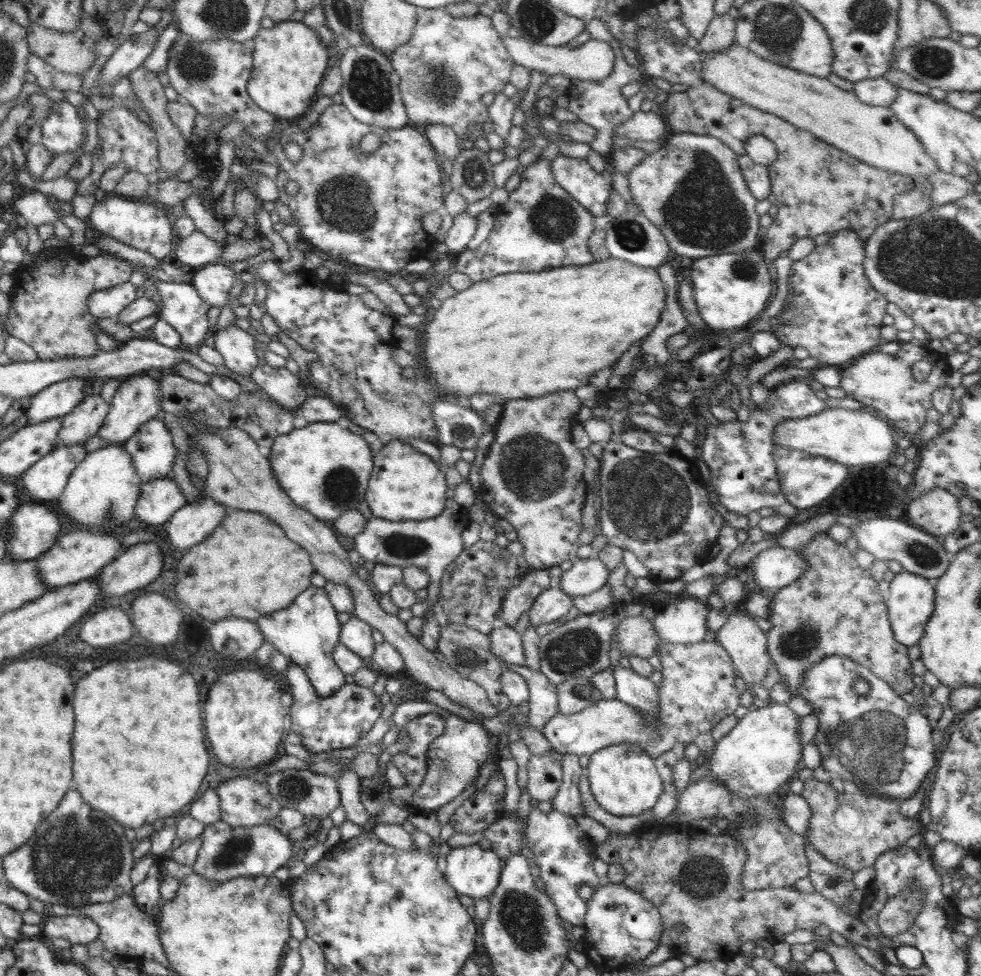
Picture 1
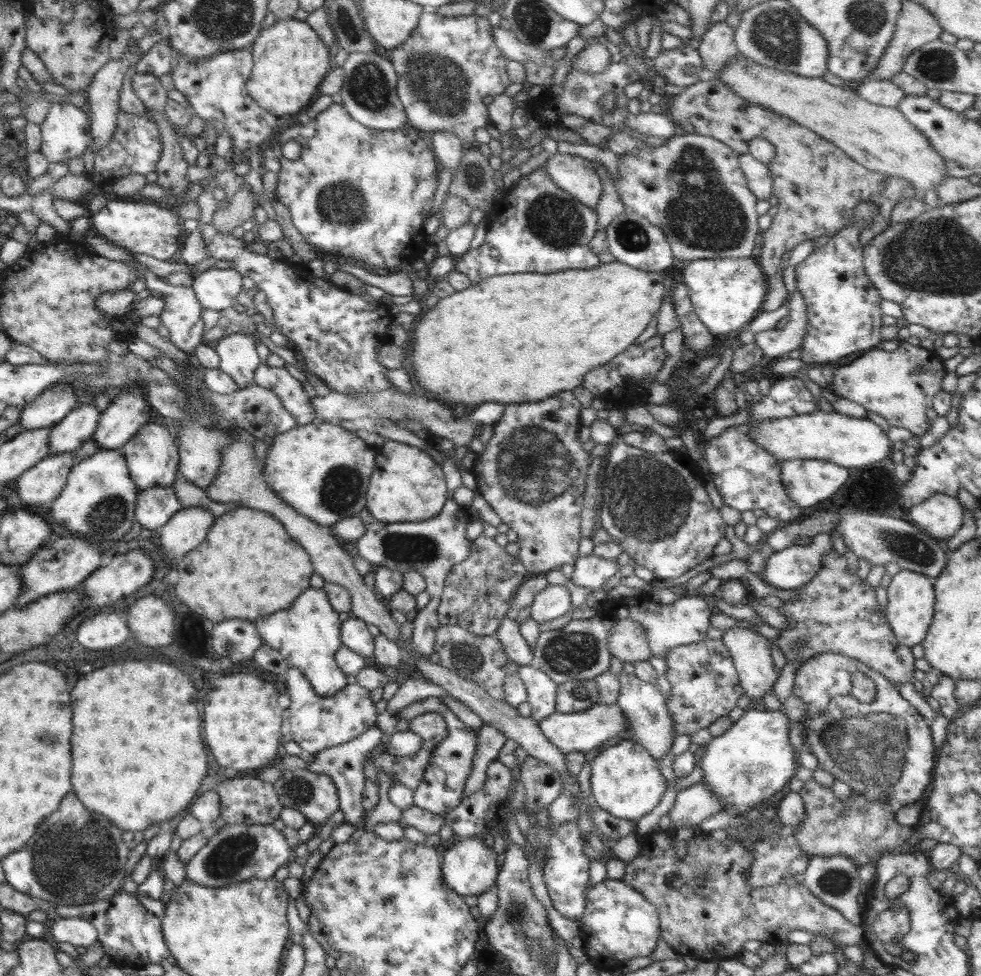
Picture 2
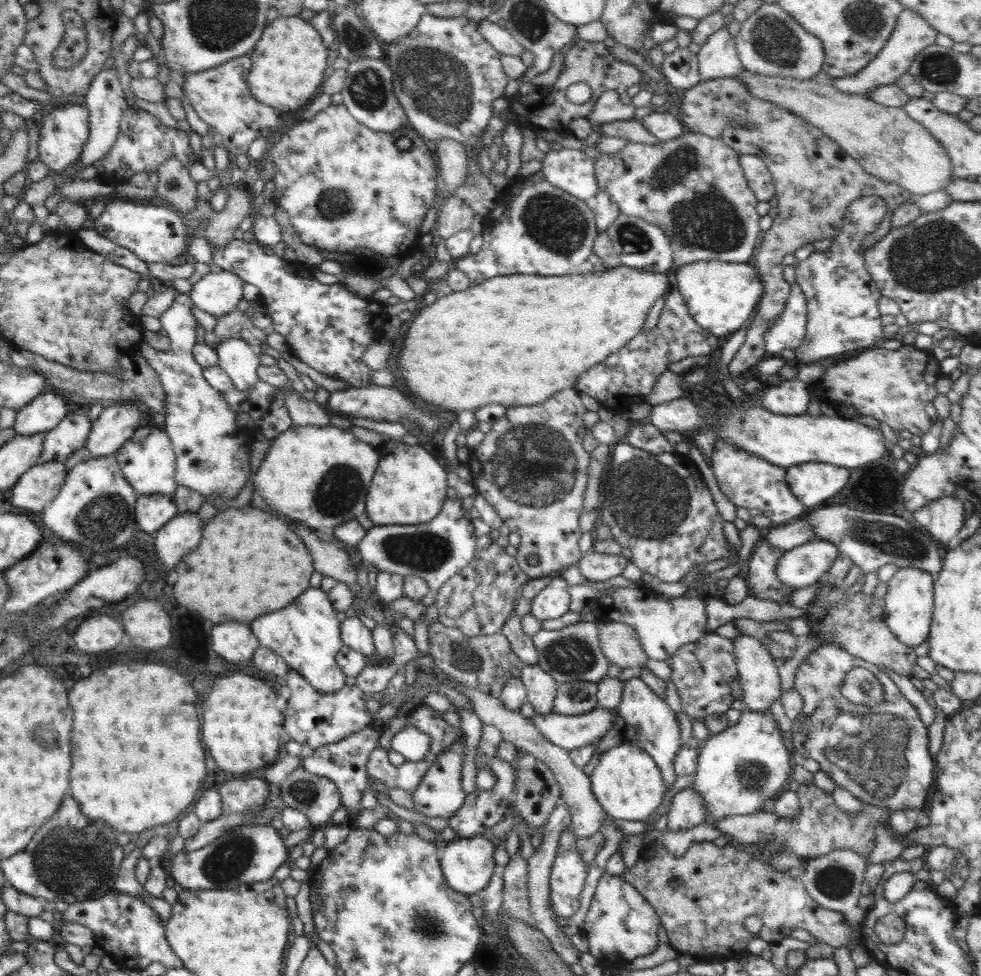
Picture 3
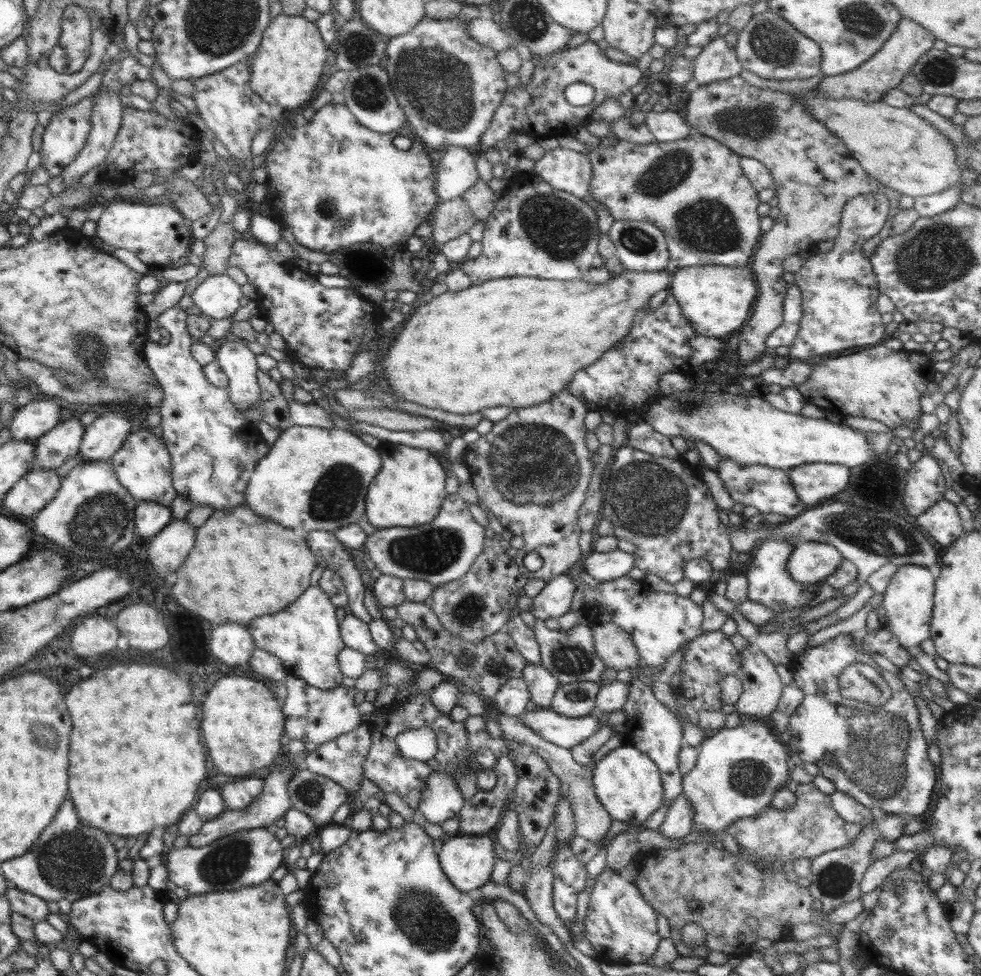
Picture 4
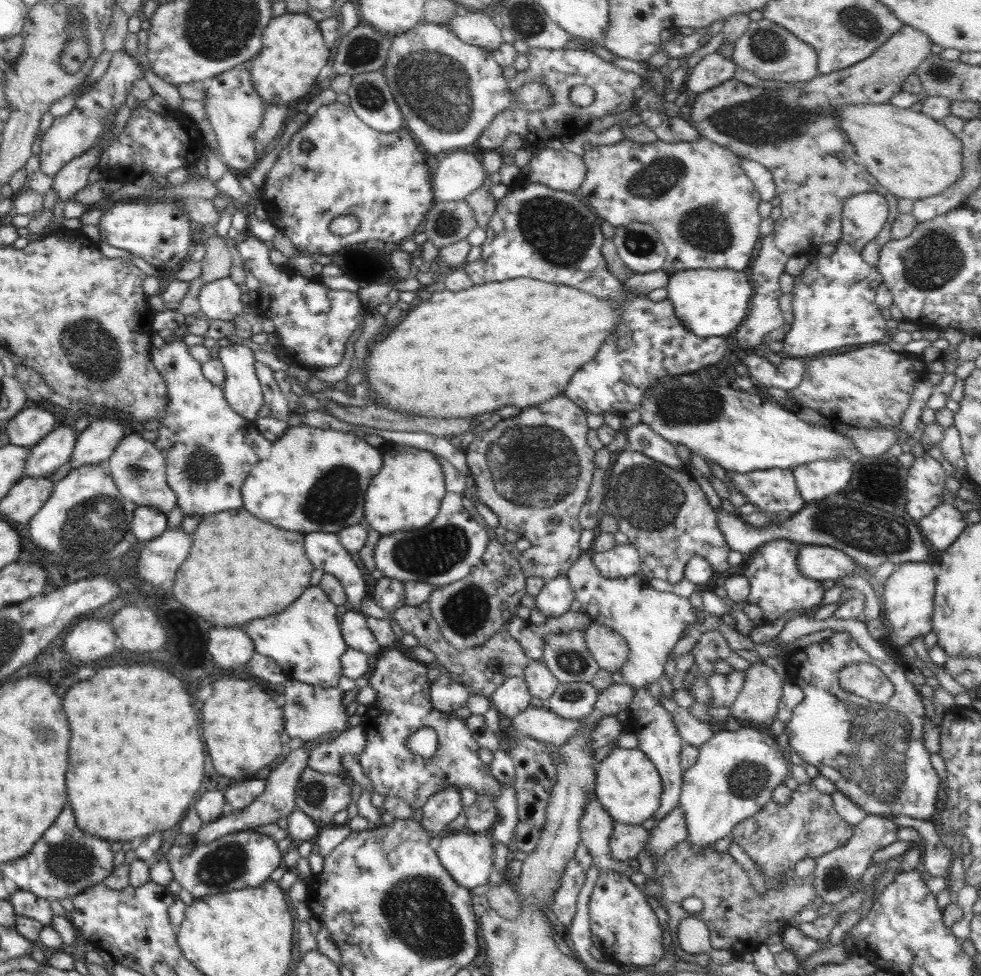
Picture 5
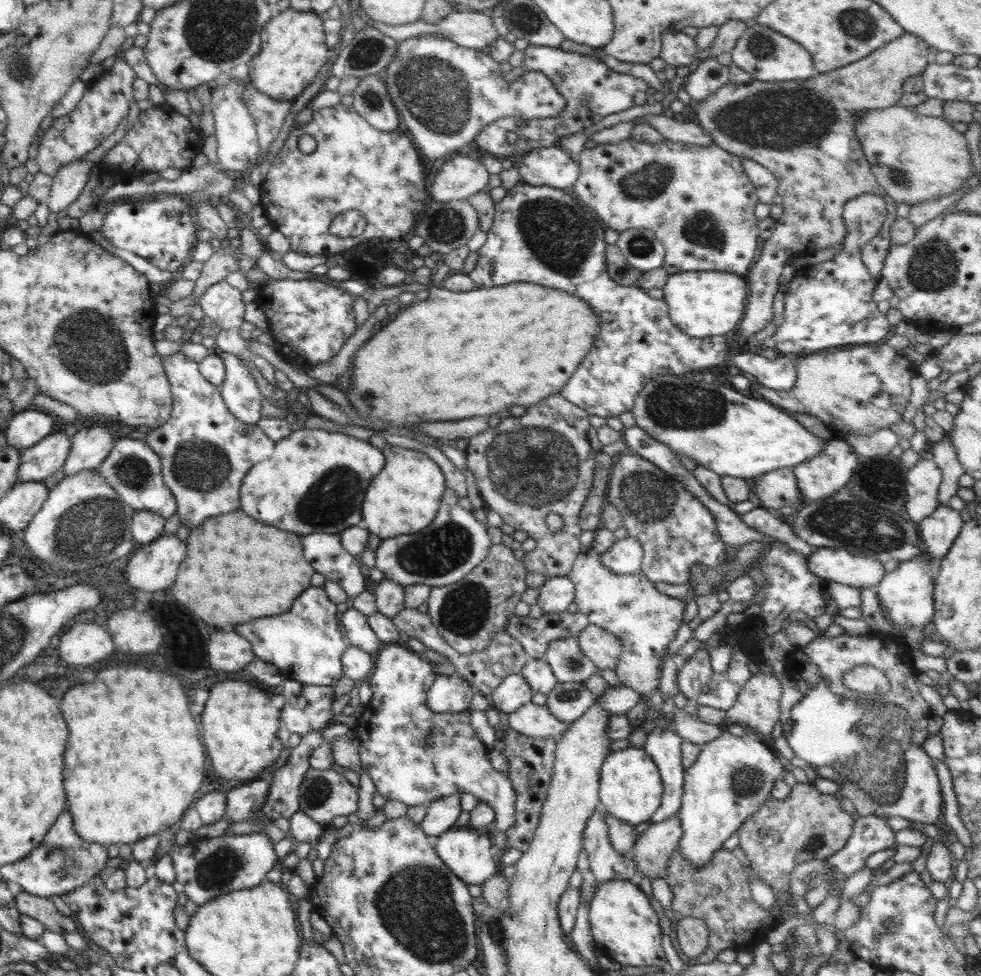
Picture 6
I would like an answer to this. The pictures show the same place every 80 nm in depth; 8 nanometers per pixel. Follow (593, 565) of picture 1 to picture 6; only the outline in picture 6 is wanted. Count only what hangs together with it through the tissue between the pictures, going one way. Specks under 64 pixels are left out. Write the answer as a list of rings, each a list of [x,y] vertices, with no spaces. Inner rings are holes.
[[[638,538],[617,539],[612,548],[600,557],[602,566],[609,568],[614,574],[636,574],[641,572],[643,546]]]

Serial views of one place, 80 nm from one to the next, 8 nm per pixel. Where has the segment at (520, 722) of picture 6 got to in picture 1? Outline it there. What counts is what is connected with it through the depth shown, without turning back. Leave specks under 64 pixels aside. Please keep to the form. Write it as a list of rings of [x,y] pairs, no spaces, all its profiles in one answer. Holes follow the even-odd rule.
[[[703,641],[692,645],[660,644],[657,646],[657,651],[660,653],[660,663],[662,664],[662,683],[658,688],[660,694],[659,725],[656,730],[645,725],[645,718],[639,713],[639,710],[633,709],[616,698],[601,699],[598,703],[591,704],[574,714],[565,715],[558,712],[544,725],[542,732],[550,741],[552,749],[560,756],[590,757],[598,750],[608,746],[635,742],[648,753],[650,758],[656,759],[672,749],[676,743],[690,744],[698,734],[710,732],[722,718],[736,712],[736,708],[740,706],[740,695],[748,688],[733,666],[729,653],[718,642]]]

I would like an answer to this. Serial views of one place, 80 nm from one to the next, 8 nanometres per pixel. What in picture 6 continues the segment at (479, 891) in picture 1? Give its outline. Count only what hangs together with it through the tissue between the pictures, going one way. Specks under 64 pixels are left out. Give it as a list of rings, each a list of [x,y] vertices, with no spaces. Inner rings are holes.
[[[450,828],[444,834],[438,836],[435,851],[442,862],[450,870],[468,884],[482,884],[499,871],[499,861],[494,852],[494,846],[487,832],[465,828]]]

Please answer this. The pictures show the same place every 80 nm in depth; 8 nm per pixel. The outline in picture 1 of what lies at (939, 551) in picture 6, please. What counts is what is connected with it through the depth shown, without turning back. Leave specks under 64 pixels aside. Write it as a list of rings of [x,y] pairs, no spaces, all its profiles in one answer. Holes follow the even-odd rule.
[[[933,488],[910,502],[907,509],[910,522],[924,532],[942,539],[962,523],[958,501],[959,498],[947,490]]]

